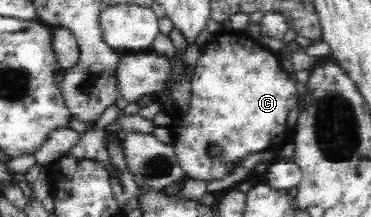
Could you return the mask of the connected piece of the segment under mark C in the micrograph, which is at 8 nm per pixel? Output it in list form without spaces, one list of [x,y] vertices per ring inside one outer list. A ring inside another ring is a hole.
[[[226,30],[215,35],[210,45],[206,49],[203,49],[201,57],[199,57],[197,68],[195,69],[195,76],[190,82],[192,84],[193,93],[191,106],[193,107],[189,109],[189,113],[185,113],[185,115],[183,115],[182,112],[178,118],[173,118],[173,124],[170,126],[171,132],[174,135],[174,150],[176,156],[178,157],[179,163],[181,164],[181,168],[183,168],[183,172],[185,172],[187,175],[187,179],[193,178],[208,182],[222,179],[238,165],[237,161],[241,161],[241,158],[245,157],[246,155],[264,152],[265,150],[273,150],[277,152],[285,144],[285,135],[287,135],[287,131],[291,129],[287,125],[287,117],[289,112],[296,107],[297,103],[299,103],[299,94],[295,88],[295,83],[289,79],[289,73],[287,73],[287,71],[285,71],[282,67],[281,61],[279,61],[277,54],[266,49],[258,52],[248,52],[243,51],[243,49],[249,49],[249,47],[247,47],[247,44],[245,44],[244,41],[239,39],[238,33]],[[209,143],[214,143],[215,145],[222,147],[222,158],[206,157],[205,149],[207,149],[207,145],[209,145]]]

